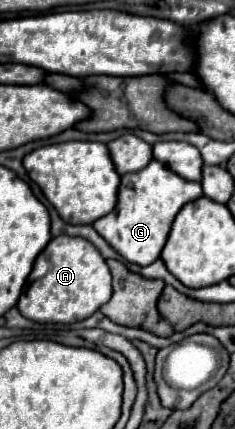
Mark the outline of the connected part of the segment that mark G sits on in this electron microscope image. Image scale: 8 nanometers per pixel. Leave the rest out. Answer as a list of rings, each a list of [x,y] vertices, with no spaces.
[[[152,159],[144,169],[136,173],[122,175],[118,205],[104,217],[92,223],[92,227],[106,239],[106,243],[118,251],[126,261],[136,265],[150,265],[160,257],[160,251],[170,233],[170,225],[176,213],[188,201],[194,201],[202,195],[198,181],[188,181],[170,171],[160,161]]]

